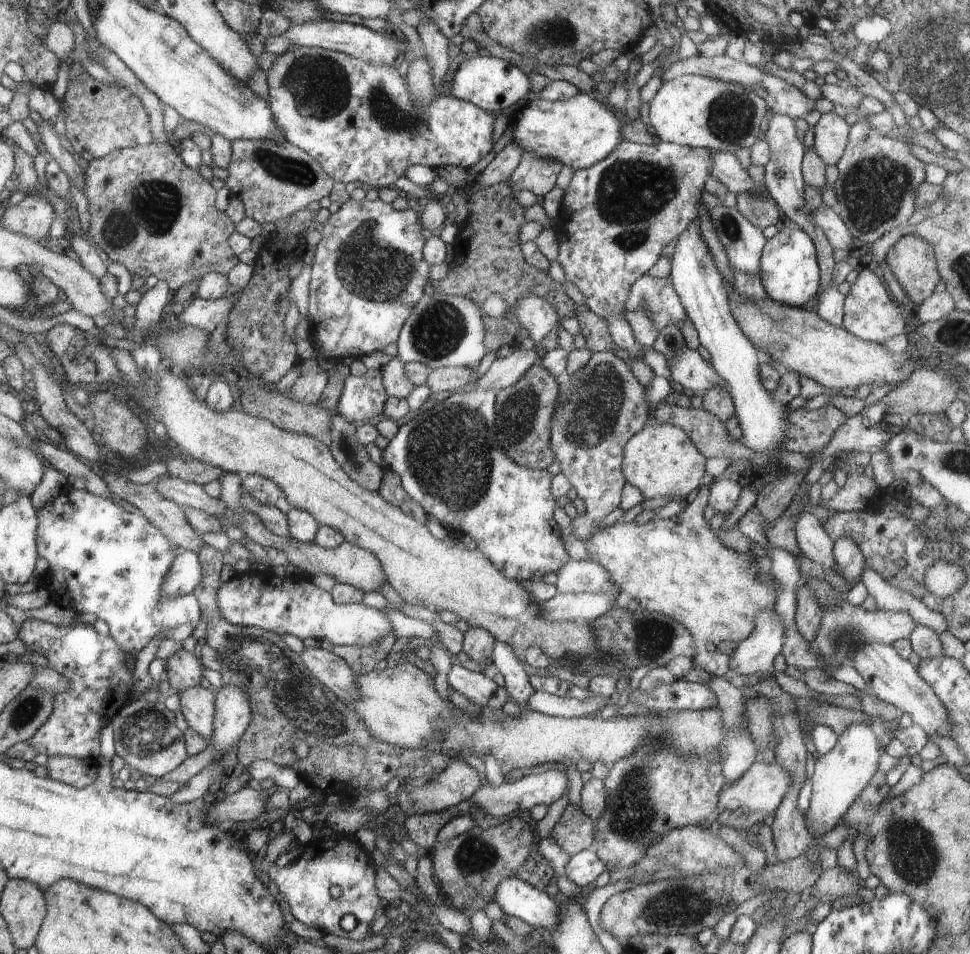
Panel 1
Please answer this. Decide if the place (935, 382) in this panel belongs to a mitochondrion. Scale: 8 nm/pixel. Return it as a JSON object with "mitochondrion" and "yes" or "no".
{"mitochondrion":"no"}

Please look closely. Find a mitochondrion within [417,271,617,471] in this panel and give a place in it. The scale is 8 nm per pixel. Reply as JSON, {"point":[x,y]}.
{"point":[520,411]}

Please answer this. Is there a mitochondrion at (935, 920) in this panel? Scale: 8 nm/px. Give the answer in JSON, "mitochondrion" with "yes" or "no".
{"mitochondrion":"no"}

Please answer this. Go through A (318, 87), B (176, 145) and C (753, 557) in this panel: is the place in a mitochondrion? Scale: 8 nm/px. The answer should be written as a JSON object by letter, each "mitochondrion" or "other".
{"A":"mitochondrion","B":"other","C":"other"}

